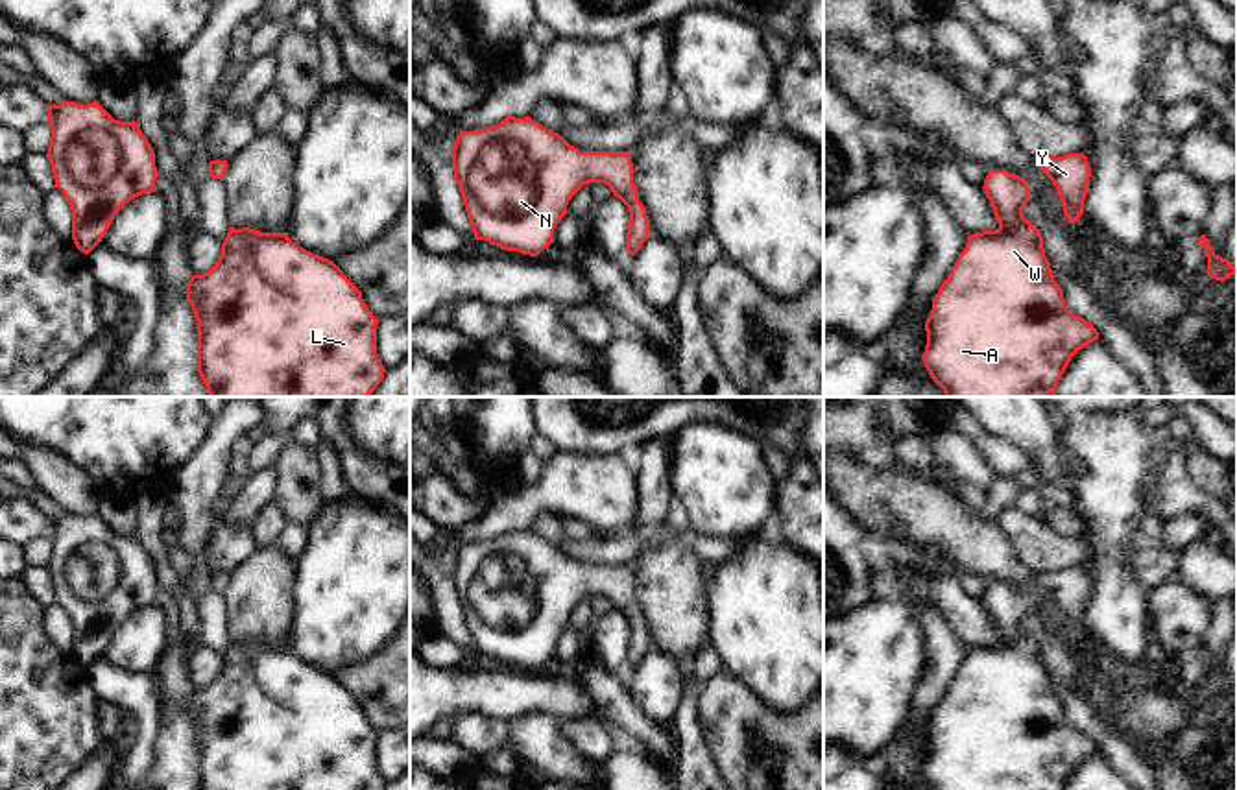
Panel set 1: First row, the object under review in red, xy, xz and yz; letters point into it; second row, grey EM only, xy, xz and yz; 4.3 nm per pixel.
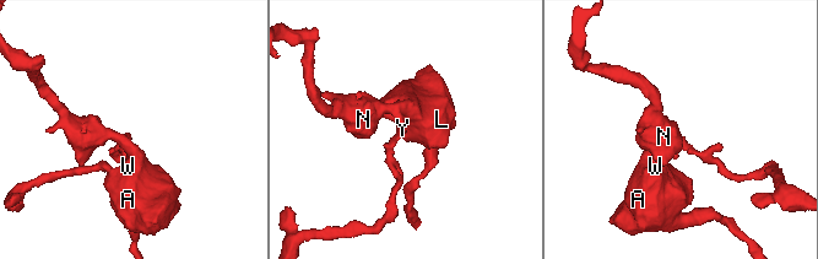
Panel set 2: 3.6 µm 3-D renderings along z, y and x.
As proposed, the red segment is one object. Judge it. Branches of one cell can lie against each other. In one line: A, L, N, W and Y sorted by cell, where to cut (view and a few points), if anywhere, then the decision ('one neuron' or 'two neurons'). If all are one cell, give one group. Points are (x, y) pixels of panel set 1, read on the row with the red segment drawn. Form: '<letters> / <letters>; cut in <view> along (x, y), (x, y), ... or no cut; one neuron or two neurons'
A L N W Y; no cut; one neuron

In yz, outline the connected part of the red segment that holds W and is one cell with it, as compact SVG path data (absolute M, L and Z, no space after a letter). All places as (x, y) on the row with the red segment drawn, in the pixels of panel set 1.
M990 170L982 188L999 227L967 236L966 249L932 299L932 310L925 321L927 345L921 360L945 397L1052 397L1071 358L1099 340L1099 332L1065 306L1063 290L1054 281L1045 257L1041 231L1023 214L1030 198L1027 181L1006 170Z

